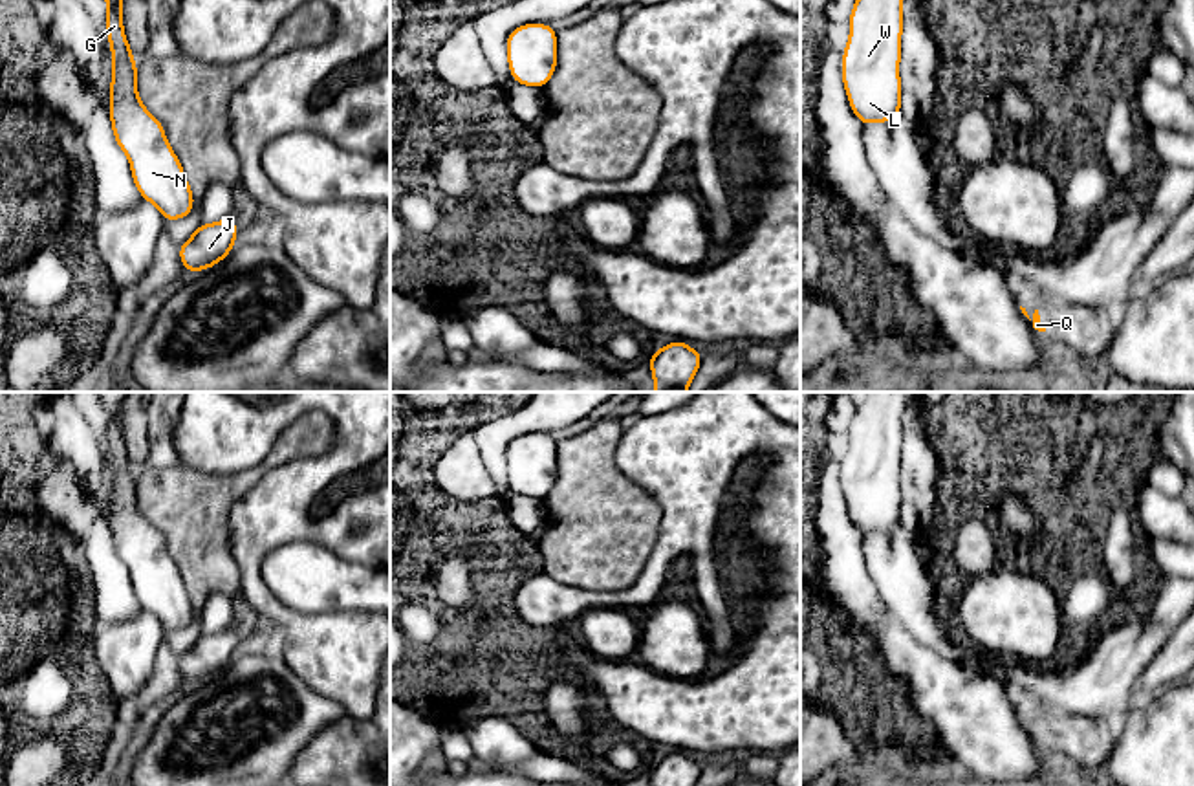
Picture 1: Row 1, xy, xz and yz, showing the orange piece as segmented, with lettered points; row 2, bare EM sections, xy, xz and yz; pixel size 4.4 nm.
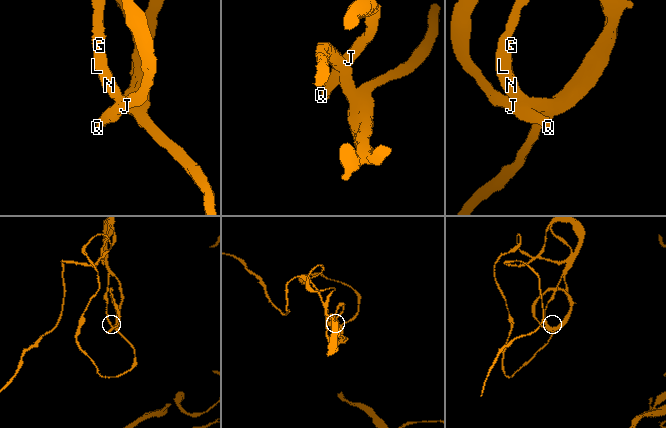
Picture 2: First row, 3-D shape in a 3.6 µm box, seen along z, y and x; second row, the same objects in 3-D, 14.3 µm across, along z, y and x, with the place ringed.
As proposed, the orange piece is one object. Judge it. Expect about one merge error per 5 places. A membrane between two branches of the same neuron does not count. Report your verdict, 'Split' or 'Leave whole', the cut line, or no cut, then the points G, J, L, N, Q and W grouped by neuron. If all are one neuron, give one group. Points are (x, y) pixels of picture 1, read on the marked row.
Leave whole. No split. Groups: G J L N Q W

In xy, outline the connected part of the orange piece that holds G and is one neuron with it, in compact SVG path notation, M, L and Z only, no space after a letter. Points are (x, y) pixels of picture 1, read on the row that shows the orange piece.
M104 0L104 29L112 48L112 121L114 137L126 154L134 183L143 200L154 203L165 222L185 218L194 196L179 158L170 148L163 125L143 106L137 95L137 66L123 29L121 0Z

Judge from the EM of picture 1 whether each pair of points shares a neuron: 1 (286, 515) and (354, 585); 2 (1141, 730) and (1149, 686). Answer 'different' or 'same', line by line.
1: different
2: different

